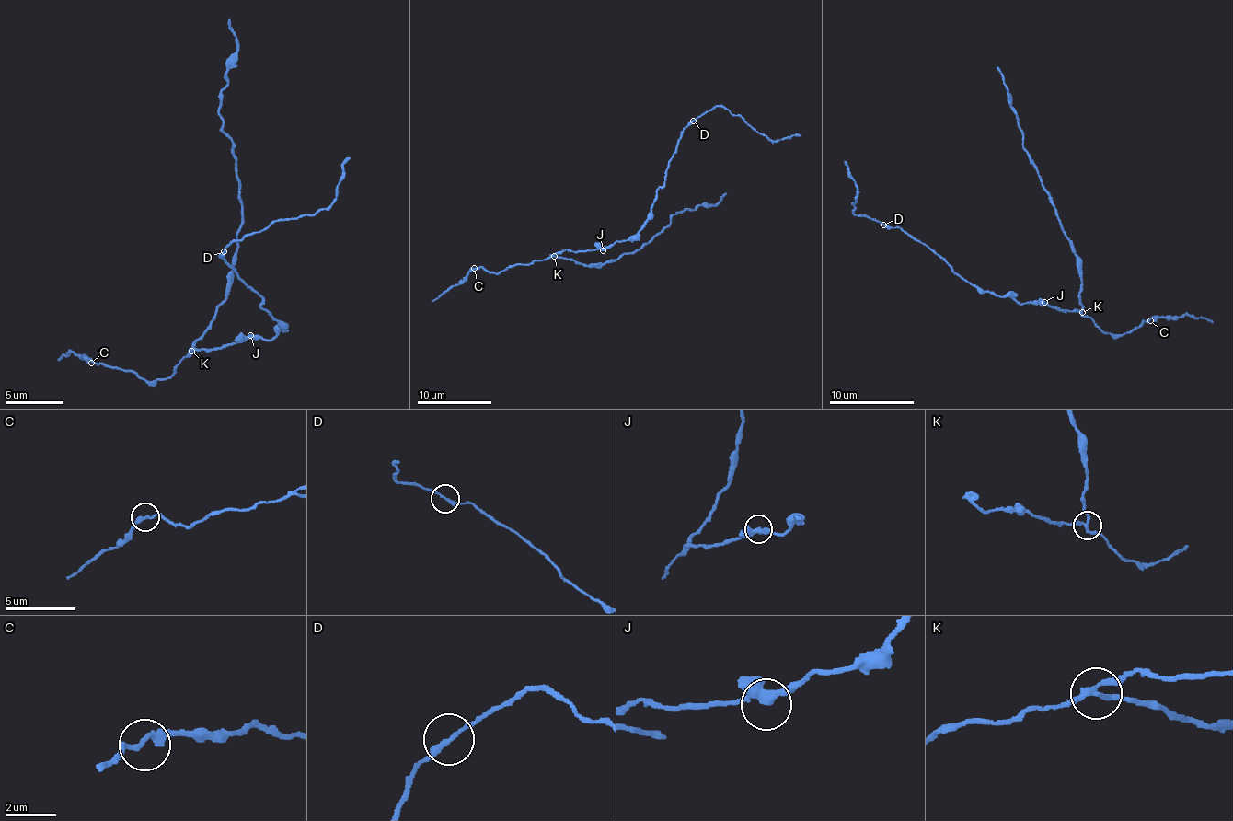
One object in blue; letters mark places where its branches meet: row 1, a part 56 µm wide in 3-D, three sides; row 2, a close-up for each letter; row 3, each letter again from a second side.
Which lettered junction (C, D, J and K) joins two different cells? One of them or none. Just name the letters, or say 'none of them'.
K

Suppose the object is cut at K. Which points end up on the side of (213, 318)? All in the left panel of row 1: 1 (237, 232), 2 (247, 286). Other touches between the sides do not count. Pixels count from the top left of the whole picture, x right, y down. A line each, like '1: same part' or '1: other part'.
1: same part
2: other part

